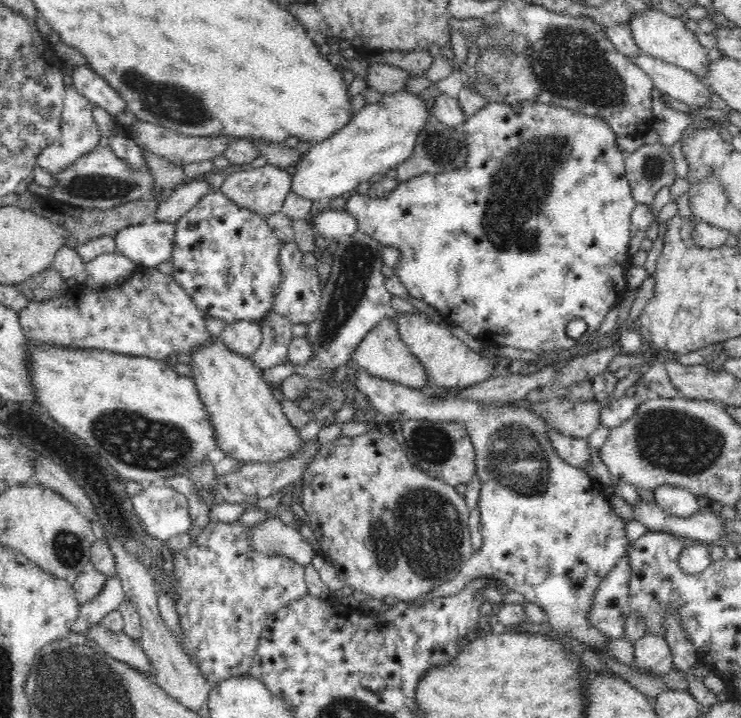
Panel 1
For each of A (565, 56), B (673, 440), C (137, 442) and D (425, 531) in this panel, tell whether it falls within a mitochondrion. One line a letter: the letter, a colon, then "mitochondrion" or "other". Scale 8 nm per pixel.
A: mitochondrion
B: mitochondrion
C: mitochondrion
D: mitochondrion

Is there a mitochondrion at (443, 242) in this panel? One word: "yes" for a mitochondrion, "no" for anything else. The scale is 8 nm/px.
no

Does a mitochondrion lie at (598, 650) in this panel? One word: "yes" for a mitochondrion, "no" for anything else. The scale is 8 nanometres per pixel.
no

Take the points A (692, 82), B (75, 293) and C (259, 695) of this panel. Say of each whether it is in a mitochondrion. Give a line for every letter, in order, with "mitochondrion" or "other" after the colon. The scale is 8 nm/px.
A: other
B: other
C: other

